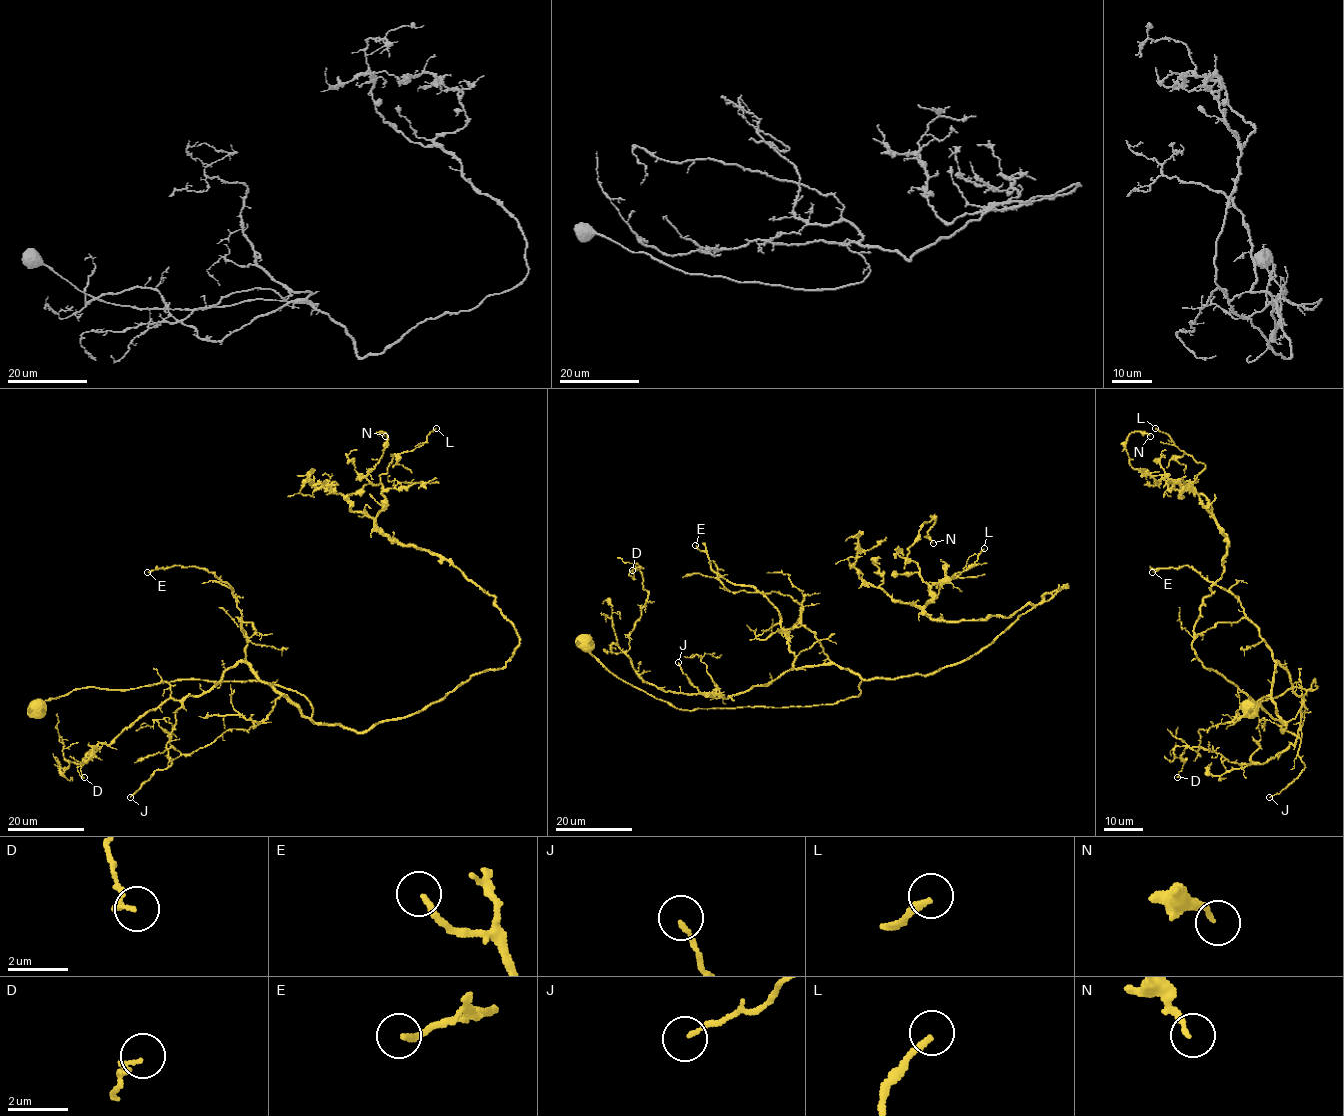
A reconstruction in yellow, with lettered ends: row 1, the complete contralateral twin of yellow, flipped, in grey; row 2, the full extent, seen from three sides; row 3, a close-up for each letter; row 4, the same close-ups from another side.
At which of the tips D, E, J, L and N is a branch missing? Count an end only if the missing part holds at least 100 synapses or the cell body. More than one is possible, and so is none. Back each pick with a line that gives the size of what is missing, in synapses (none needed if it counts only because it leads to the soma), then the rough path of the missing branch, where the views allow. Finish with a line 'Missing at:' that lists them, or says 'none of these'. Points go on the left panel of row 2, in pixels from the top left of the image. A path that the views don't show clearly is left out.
Missing at: none of these

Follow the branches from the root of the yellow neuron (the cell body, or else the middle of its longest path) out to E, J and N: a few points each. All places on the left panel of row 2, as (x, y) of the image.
E: (37, 709), (86, 687), (261, 680), (301, 693), (313, 721), (246, 661), (227, 583), (201, 568), (147, 572)
J: (37, 709), (182, 680), (309, 703), (313, 721), (236, 663), (185, 699), (172, 763), (130, 797)
N: (37, 709), (261, 680), (365, 732), (501, 669), (495, 599), (376, 524), (360, 477), (385, 436)

